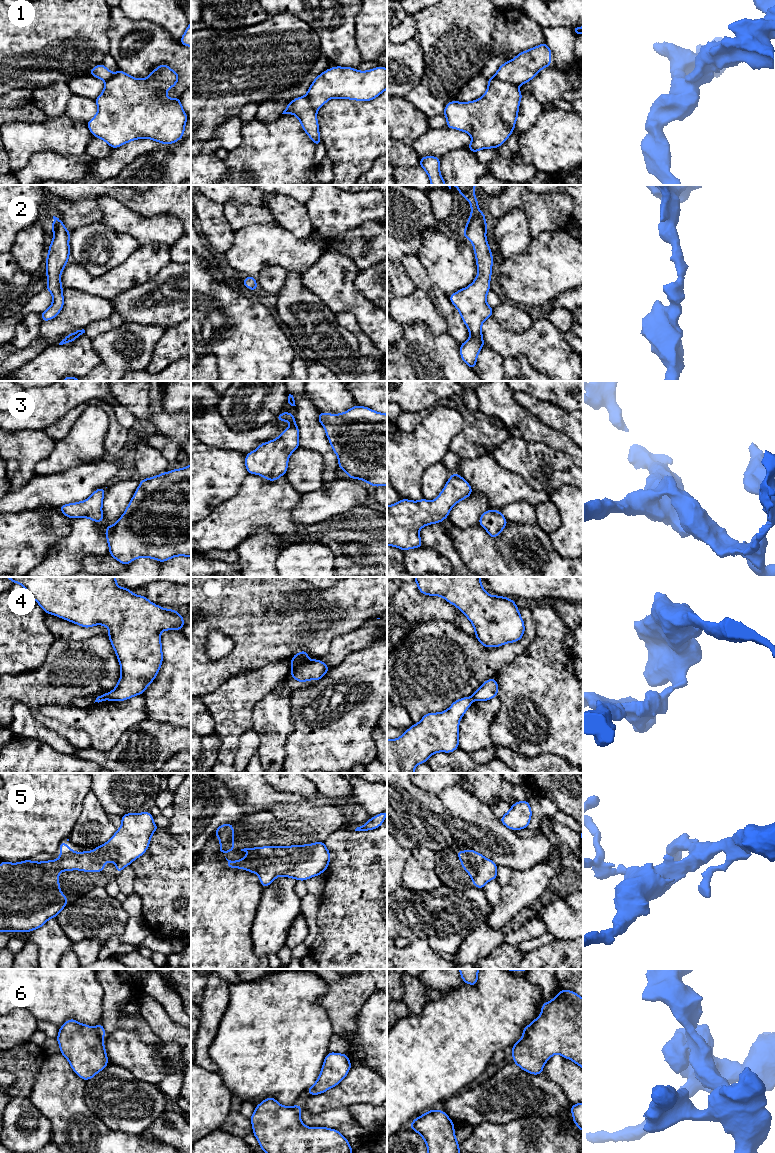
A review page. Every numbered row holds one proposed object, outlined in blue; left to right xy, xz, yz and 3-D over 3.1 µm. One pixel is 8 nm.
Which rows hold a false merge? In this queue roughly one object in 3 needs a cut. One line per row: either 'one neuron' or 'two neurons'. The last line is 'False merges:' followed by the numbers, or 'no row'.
1: two neurons
2: one neuron
3: one neuron
4: two neurons
5: one neuron
6: two neurons
False merges: 1, 4, 6

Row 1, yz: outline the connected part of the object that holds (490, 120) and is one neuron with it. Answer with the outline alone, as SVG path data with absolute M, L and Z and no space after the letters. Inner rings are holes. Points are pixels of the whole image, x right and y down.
M490 77L487 91L478 100L470 102L448 102L443 114L446 116L447 128L458 129L472 137L468 149L477 153L481 149L498 148L514 132L522 93L515 84Z

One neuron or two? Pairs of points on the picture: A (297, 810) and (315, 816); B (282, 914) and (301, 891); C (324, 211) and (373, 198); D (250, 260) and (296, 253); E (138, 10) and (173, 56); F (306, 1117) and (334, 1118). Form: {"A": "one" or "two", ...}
{"A": "one", "B": "two", "C": "one", "D": "one", "E": "two", "F": "one"}

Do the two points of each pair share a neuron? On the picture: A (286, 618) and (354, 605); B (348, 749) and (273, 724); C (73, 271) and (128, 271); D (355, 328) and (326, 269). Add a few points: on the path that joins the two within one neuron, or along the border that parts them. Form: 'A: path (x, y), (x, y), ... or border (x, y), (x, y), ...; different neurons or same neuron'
A: path (303, 617), (315, 617), (337, 610); same neuron
B: border (291, 707), (292, 732), (287, 739), (286, 753); different neurons
C: path (87, 283), (111, 284), (114, 282); same neuron
D: border (336, 313), (350, 312), (362, 330); different neurons

